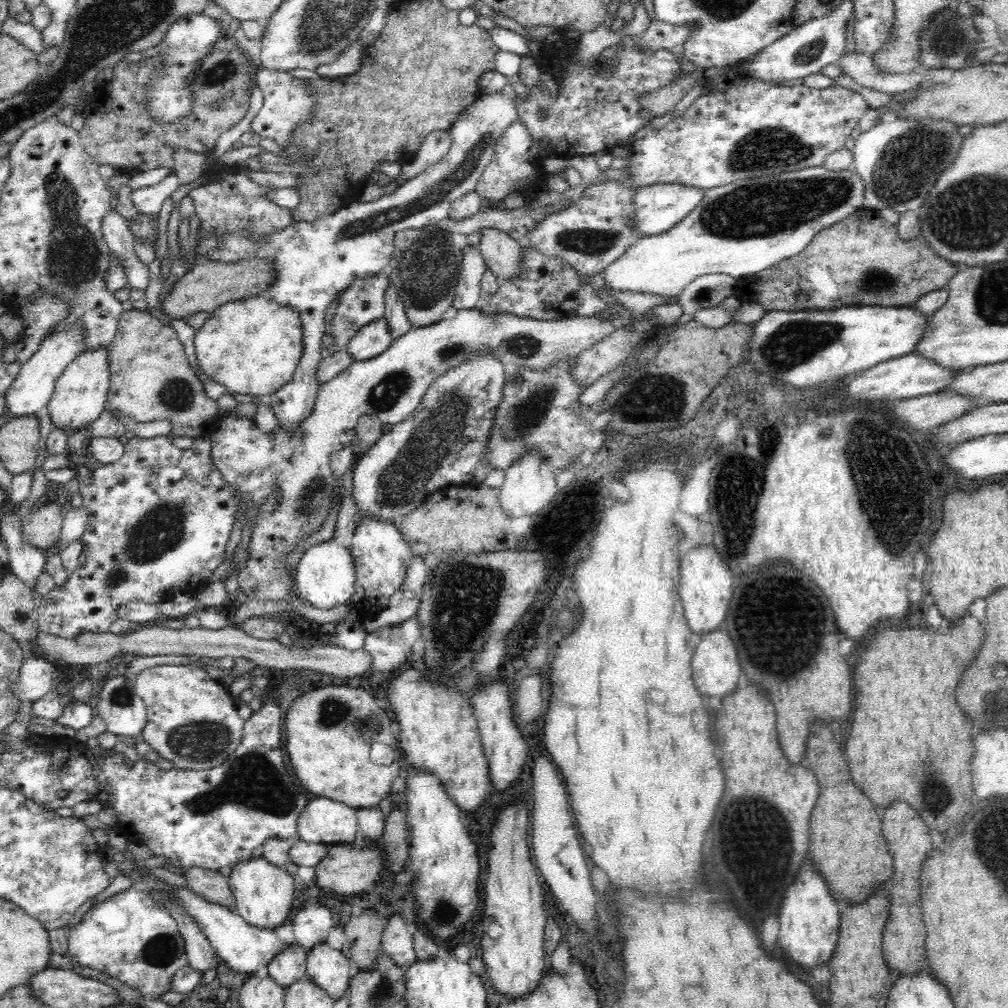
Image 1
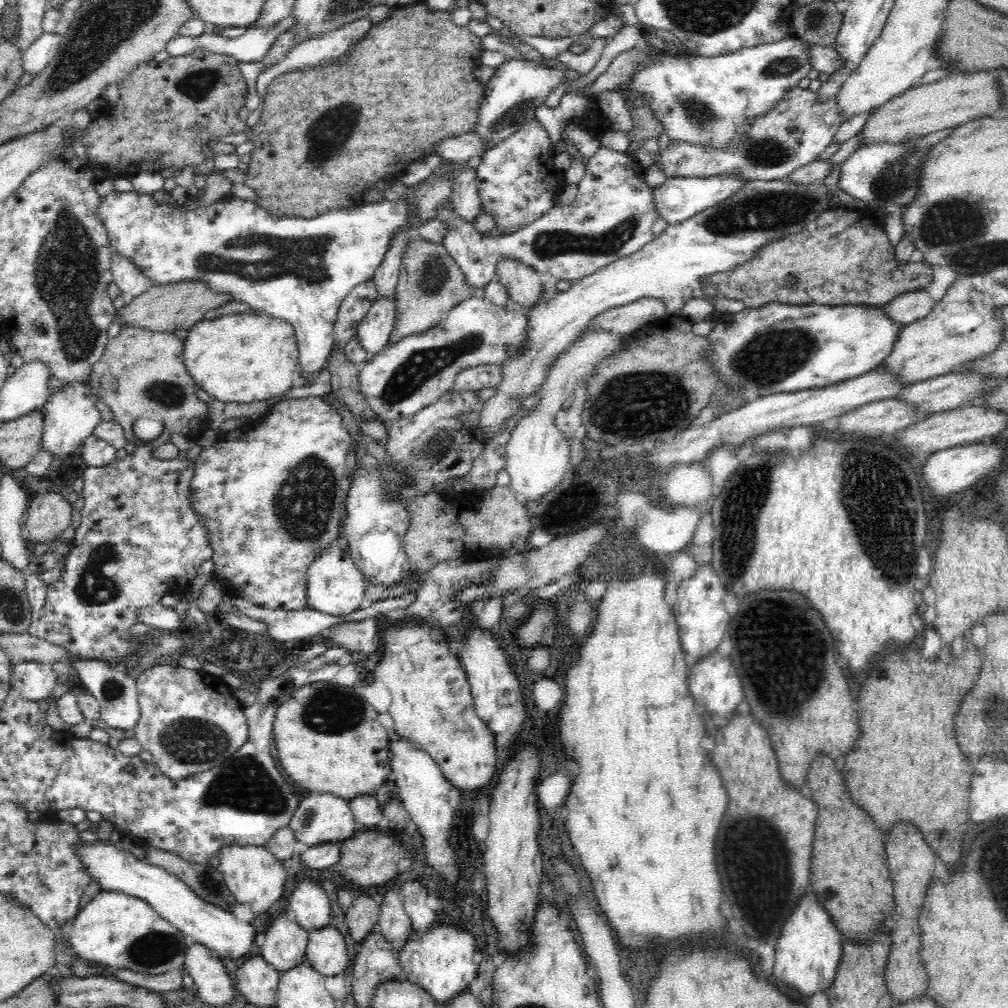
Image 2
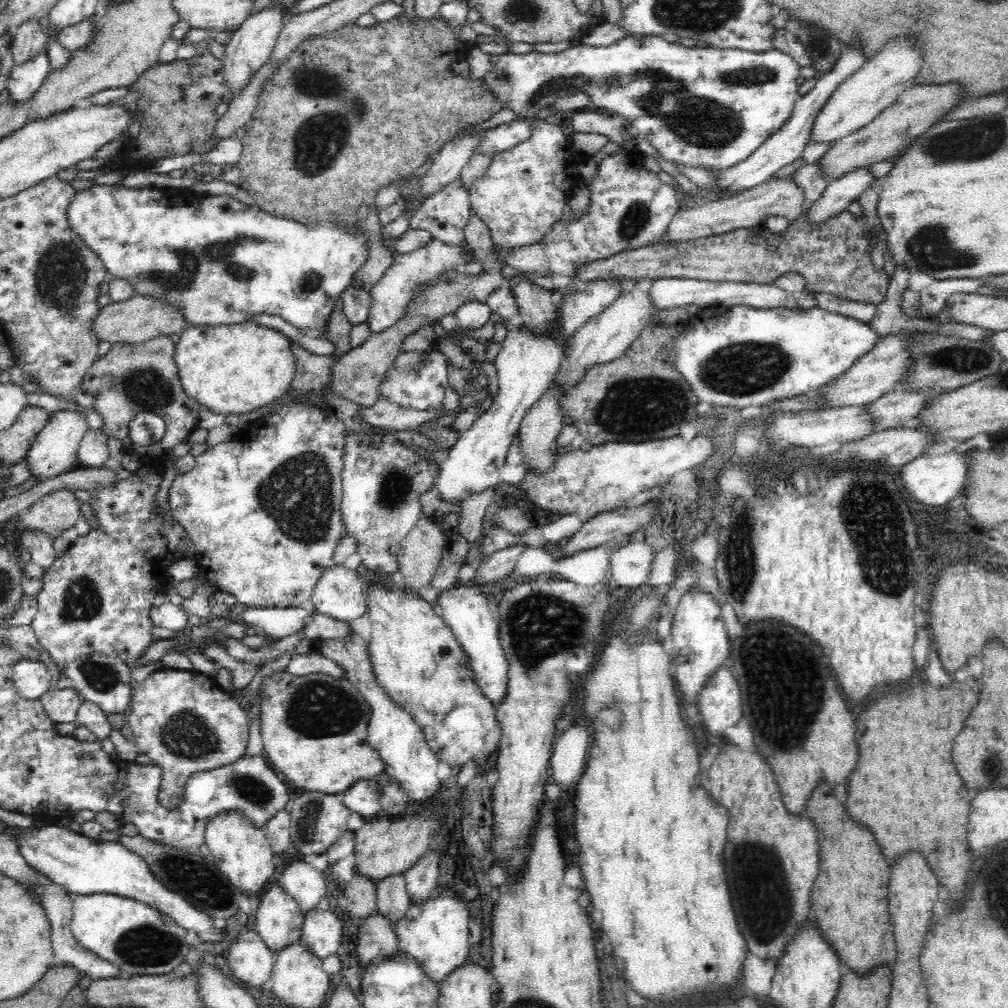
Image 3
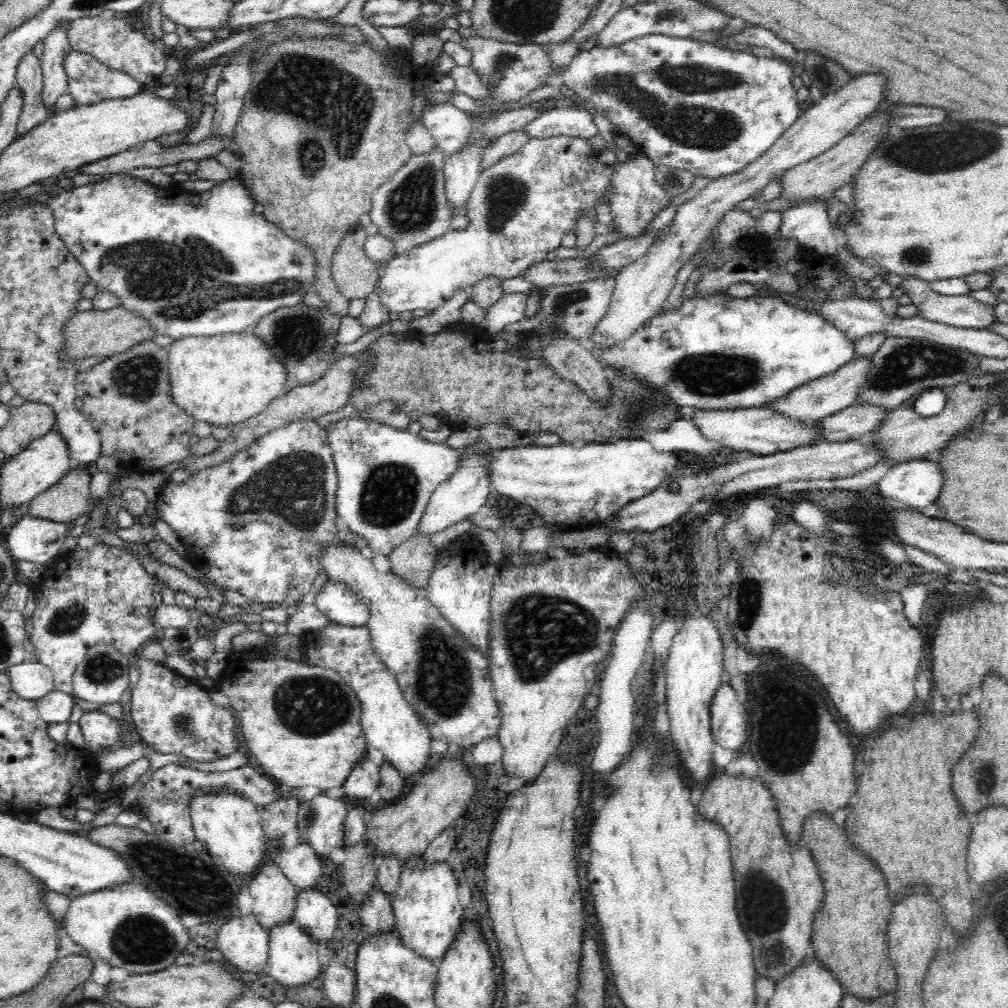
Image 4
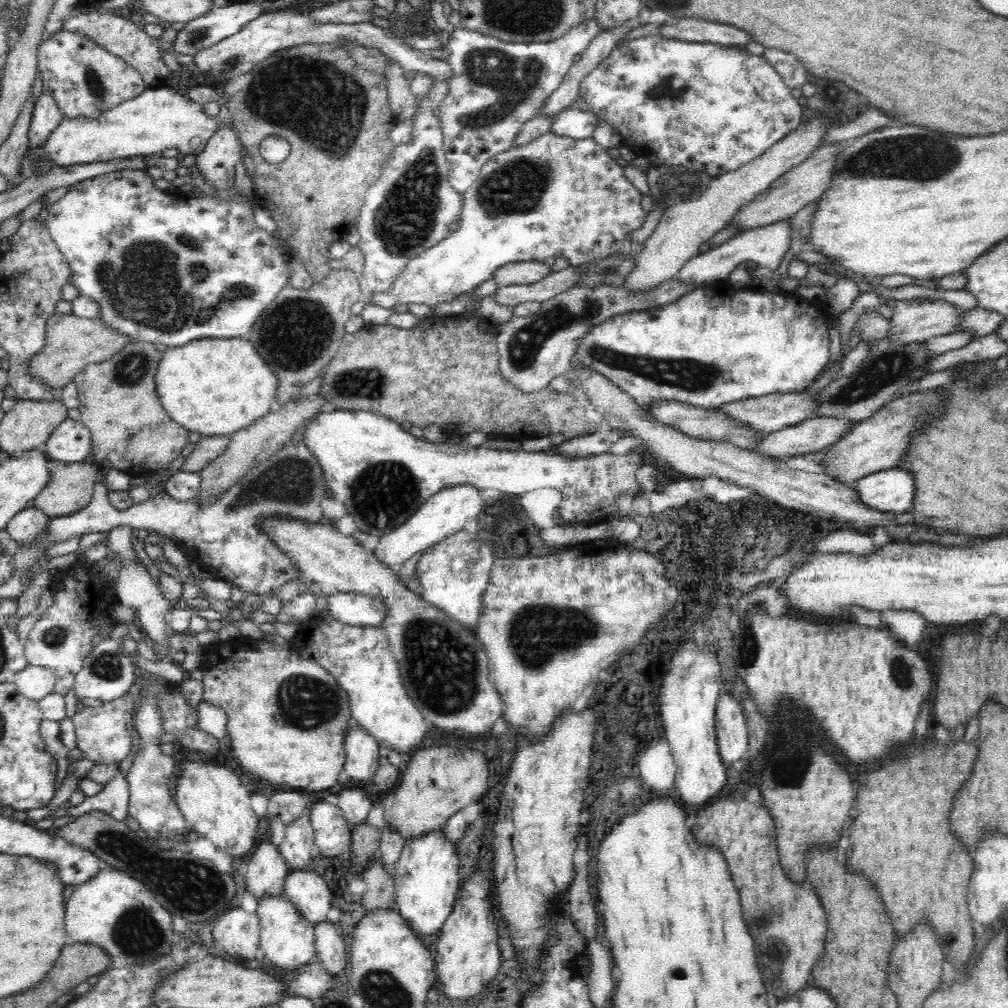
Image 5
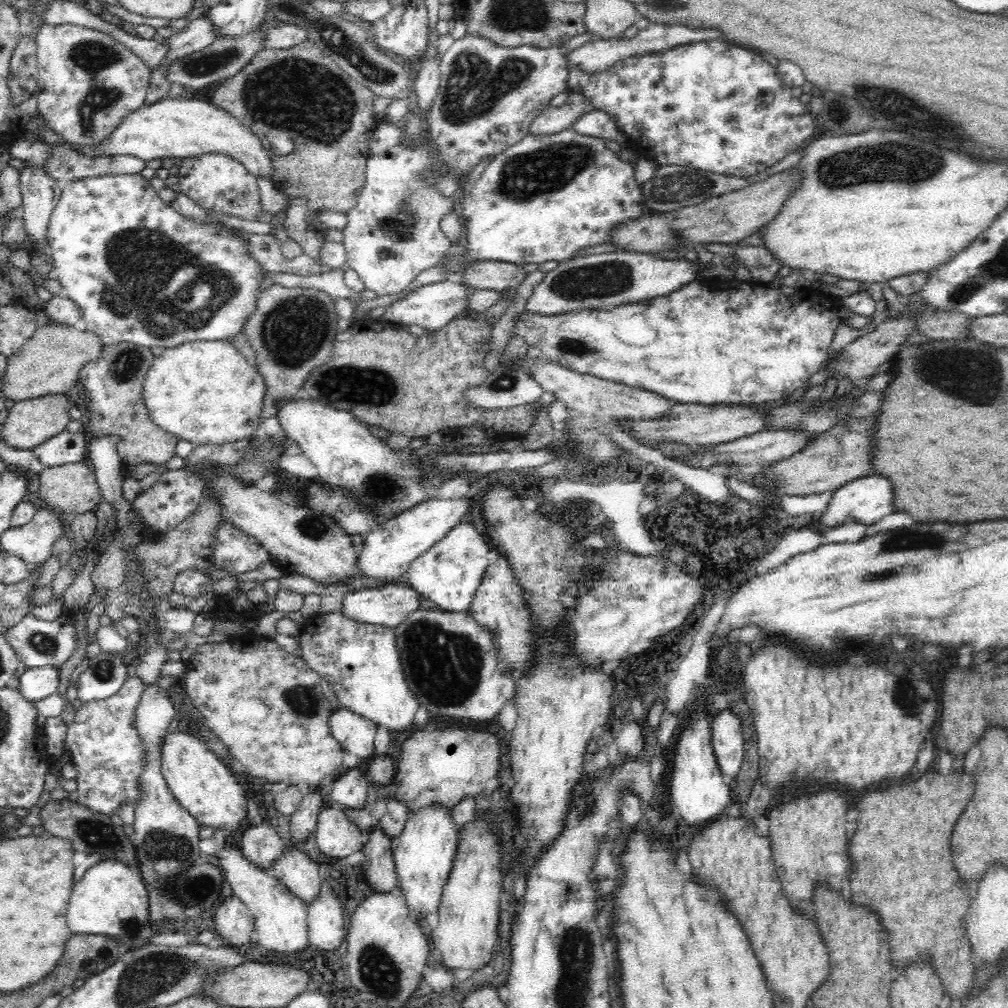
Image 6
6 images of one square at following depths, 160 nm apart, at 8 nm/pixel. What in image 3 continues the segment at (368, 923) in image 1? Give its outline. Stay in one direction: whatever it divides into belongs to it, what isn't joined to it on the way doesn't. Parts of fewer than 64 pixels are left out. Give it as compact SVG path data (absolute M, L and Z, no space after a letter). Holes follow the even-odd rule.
M354 865L352 880L341 895L350 923L377 914L376 888L376 882L360 875Z

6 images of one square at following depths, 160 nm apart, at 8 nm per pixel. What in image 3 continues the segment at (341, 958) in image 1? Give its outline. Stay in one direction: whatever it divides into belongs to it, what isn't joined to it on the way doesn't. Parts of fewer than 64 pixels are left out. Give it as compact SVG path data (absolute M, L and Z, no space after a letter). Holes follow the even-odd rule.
M314 908L304 914L299 940L305 948L311 950L322 961L330 954L337 955L336 950L340 946L345 924L330 909Z

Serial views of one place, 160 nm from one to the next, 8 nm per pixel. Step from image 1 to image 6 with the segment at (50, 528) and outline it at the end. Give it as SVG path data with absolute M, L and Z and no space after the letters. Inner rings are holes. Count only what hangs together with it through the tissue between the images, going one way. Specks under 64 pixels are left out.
M78 461L64 466L44 468L39 474L36 488L38 496L63 513L82 515L95 511L103 499L100 487L97 485L94 471L83 462Z

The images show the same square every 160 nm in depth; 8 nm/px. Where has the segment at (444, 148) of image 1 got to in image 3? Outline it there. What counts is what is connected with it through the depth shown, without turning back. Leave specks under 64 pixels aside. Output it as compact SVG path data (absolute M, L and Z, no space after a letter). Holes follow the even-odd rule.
M518 119L497 125L483 134L483 139L475 152L492 154L492 152L499 153L508 150L530 136L531 124L529 119Z

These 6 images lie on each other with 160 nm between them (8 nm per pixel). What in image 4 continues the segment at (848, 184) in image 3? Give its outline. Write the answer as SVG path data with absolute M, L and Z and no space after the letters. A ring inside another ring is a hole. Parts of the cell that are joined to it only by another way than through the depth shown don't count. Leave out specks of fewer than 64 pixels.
M827 201L802 202L781 212L779 238L794 238L799 246L821 255L836 254L832 224L826 212Z

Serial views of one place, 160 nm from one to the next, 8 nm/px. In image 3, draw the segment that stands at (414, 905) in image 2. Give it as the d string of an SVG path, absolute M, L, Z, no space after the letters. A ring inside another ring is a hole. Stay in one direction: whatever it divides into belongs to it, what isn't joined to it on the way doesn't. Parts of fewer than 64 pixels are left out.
M429 848L429 850L412 866L404 872L405 882L407 883L407 891L410 895L411 902L420 904L424 902L426 898L438 894L436 888L438 888L440 882L438 879L438 872L440 866L440 852L434 850L434 848Z

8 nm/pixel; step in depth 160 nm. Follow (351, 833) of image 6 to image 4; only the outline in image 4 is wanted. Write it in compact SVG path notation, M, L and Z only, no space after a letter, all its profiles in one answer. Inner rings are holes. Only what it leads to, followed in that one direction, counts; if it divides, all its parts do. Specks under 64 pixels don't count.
M321 792L309 801L300 800L297 812L299 842L312 847L320 858L328 858L333 850L344 848L344 818L346 818L348 801L332 799Z

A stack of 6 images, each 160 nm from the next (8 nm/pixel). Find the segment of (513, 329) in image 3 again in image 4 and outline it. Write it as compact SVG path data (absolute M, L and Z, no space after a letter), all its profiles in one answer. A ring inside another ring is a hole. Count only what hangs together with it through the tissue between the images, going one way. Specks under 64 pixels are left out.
M478 442L472 448L466 448L466 454L464 454L464 460L460 462L459 469L441 482L431 494L414 535L424 535L424 537L430 538L431 534L454 524L466 522L473 514L484 510L488 494L491 492L490 479L484 470L484 466L486 466L486 460L482 456L484 450L488 450L484 442Z

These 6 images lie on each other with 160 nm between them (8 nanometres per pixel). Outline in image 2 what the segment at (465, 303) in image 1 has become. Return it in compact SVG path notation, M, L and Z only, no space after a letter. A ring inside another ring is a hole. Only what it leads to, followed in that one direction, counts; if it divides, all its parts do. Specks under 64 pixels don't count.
M599 145L589 158L586 175L577 186L578 200L570 206L556 204L544 216L514 234L481 235L471 222L455 213L451 200L435 210L430 220L436 219L446 225L442 245L461 268L471 288L485 288L500 258L526 263L537 273L548 272L559 280L576 281L616 259L634 254L670 225L657 213L653 201L655 188L644 181L643 171L626 151Z

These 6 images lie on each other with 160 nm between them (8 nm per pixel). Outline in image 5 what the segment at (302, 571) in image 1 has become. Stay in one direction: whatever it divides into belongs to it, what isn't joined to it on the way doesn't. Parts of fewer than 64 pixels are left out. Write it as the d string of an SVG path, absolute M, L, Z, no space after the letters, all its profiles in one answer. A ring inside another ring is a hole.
M336 593L327 596L326 611L345 625L378 627L387 615L387 604L371 594Z

